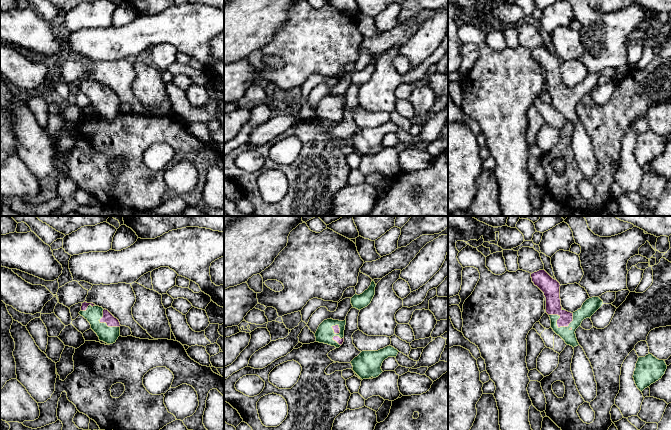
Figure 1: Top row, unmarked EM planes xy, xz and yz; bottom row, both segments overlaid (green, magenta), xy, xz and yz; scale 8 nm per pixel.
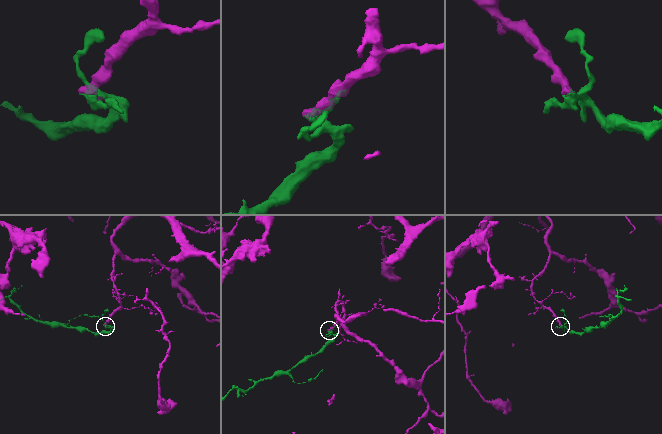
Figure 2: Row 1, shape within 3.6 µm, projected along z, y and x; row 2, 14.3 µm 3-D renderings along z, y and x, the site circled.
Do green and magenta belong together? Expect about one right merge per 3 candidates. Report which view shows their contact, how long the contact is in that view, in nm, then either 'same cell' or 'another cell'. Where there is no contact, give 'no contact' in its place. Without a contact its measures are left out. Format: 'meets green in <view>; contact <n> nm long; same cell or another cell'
meets green in yz; contact 200 nm long; same cell

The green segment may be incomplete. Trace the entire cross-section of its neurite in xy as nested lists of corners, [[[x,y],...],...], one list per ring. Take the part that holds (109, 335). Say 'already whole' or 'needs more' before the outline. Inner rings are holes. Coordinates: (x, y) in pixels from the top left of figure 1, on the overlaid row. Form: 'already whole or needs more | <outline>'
needs more | [[[82,303],[79,312],[91,325],[100,341],[113,344],[120,336],[120,322],[108,310],[93,303]]]

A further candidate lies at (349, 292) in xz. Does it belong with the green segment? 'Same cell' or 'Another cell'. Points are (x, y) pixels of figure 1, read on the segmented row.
Another cell

